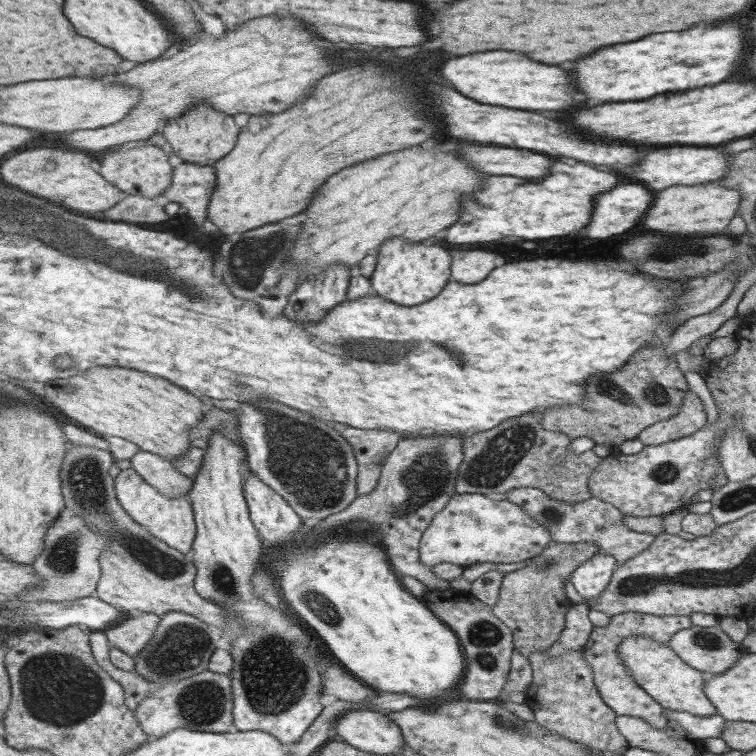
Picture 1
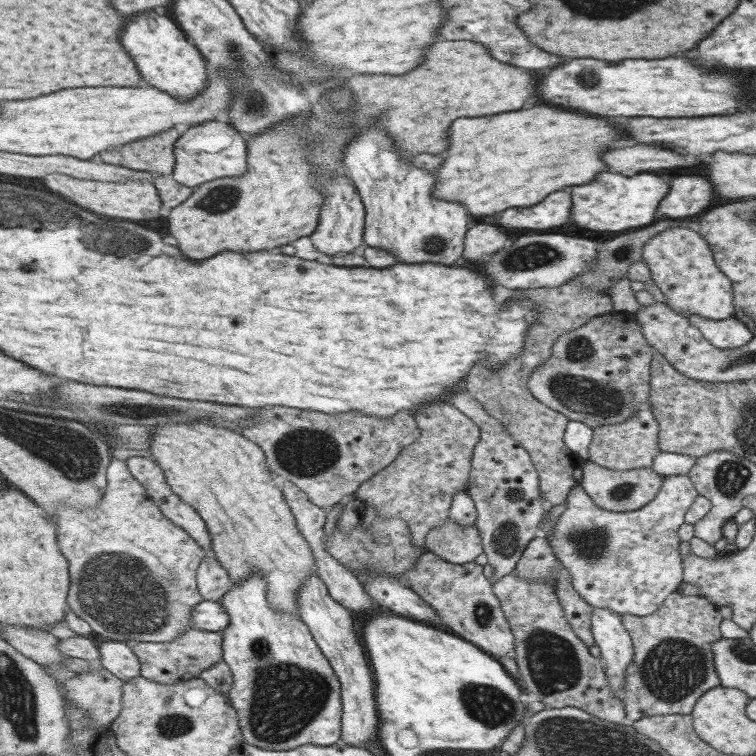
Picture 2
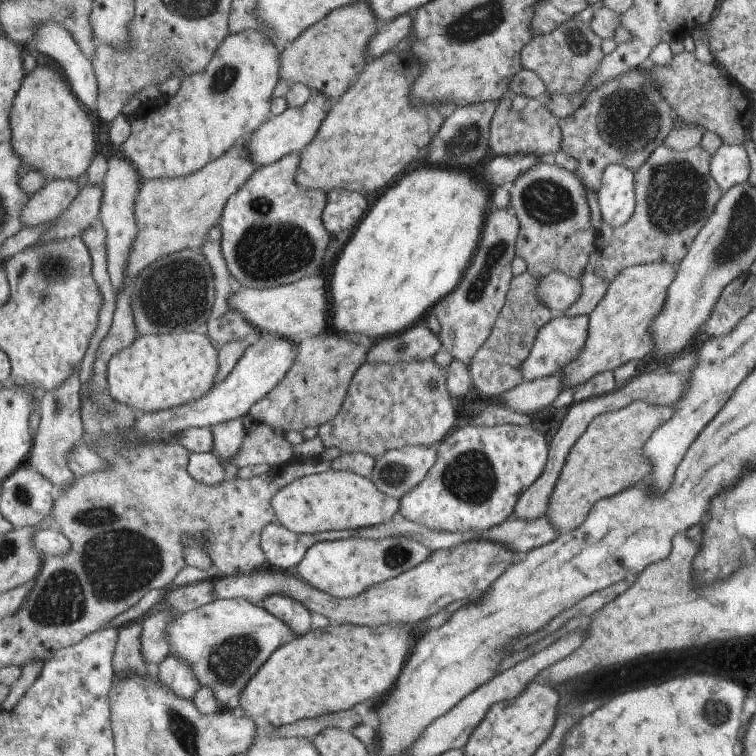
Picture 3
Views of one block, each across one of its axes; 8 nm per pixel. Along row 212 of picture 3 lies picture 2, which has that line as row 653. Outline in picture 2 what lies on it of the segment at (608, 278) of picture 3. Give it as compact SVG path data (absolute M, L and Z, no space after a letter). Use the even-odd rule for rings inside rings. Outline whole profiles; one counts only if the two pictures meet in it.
M671 592L655 614L621 616L623 628L633 642L633 660L625 668L621 698L629 720L637 722L641 718L667 714L689 716L703 692L721 686L711 654L711 644L721 640L719 624L723 618L717 610L719 608L703 596L681 594L679 600L673 600Z

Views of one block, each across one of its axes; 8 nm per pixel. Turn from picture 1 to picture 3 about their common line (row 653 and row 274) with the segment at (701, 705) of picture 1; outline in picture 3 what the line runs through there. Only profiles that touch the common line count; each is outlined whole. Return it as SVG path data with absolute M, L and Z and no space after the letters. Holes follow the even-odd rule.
M645 264L623 268L613 278L609 290L605 292L605 296L601 296L597 308L587 314L589 326L585 332L585 344L569 362L551 372L551 376L559 380L559 392L567 388L577 390L595 376L601 376L601 372L613 372L625 362L639 362L649 352L651 340L647 334L647 324L661 308L665 300L665 290L673 280L673 272L675 268L667 264Z

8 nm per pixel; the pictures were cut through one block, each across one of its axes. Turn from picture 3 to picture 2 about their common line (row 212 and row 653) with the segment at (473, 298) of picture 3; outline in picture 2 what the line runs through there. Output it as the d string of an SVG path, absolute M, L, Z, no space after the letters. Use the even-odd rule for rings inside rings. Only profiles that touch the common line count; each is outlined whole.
M427 552L411 572L405 572L411 588L429 602L451 632L473 642L477 648L485 650L485 654L495 656L499 662L503 658L515 658L517 636L505 614L501 598L495 592L495 584L485 574L485 566L477 564L453 564L439 554Z

